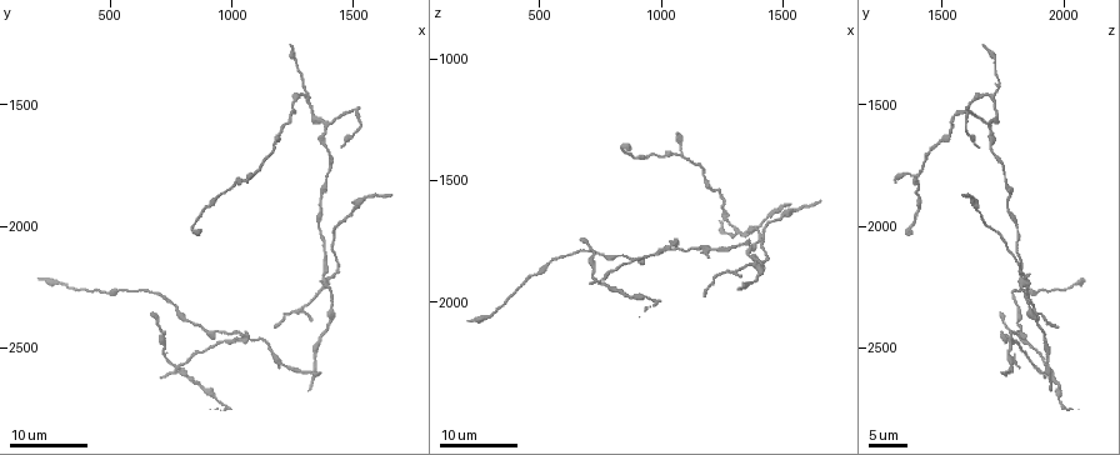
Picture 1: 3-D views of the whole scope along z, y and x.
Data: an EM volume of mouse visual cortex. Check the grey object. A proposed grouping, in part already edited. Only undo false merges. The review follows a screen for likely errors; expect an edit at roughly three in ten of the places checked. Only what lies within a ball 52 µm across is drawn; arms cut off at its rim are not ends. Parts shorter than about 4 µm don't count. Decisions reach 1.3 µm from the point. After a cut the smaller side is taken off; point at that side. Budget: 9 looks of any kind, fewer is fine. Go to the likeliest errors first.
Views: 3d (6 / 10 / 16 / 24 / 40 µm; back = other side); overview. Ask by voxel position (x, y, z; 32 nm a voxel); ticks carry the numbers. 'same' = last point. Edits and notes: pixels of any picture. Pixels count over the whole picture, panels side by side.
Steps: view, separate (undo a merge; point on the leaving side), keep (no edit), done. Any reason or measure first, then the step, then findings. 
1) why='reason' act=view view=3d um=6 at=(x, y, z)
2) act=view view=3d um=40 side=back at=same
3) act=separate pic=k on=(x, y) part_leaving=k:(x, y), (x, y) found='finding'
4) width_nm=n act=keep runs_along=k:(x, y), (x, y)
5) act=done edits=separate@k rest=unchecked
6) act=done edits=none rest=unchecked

why='looks like a crossing' act=view view=3d um=16 at=(1400, 2220, 1830)

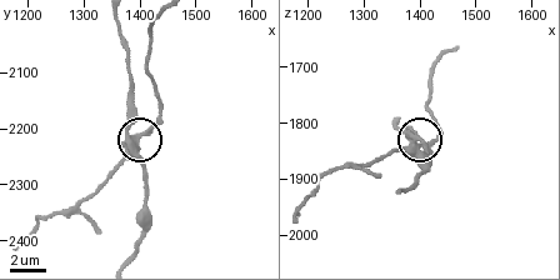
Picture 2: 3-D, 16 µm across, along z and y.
why='zoom in' act=view view=3d um=6 at=(1395, 2215, 1840)

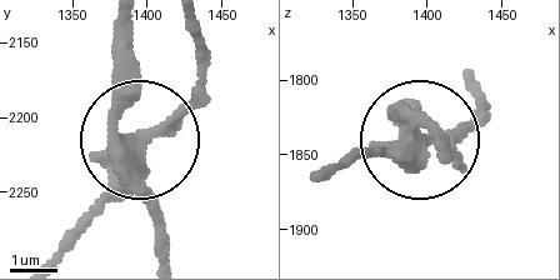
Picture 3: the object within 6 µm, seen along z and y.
act=view view=3d um=6 side=back at=(1392, 2216, 1840)

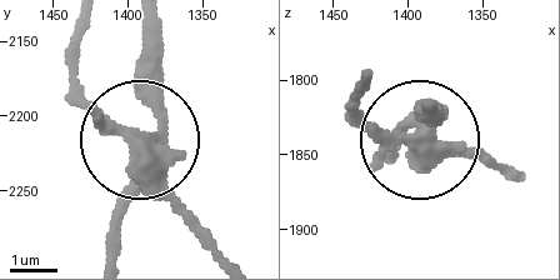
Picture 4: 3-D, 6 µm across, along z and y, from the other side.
arms=5 act=separate pic=4 on=(375, 130) part_leaving=4:(428, 134), (384, 130), (360, 110), (360, 90) found='a second neuron is stuck on'

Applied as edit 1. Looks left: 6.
why='small branch off a trunk' act=view view=3d um=24 at=(1380, 1570, 1700)

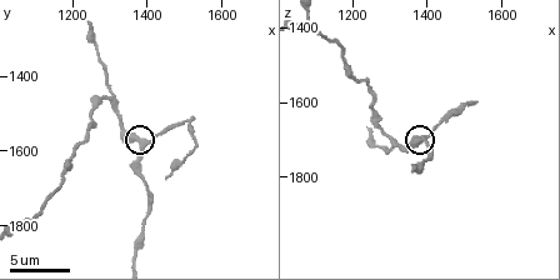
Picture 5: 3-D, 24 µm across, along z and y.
act=view view=3d um=10 at=same

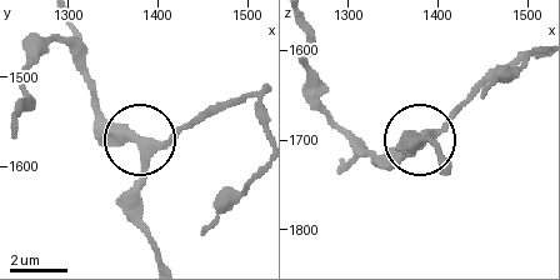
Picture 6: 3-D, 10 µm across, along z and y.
arms=3 act=keep runs_along=6:(155, 254), (143, 225), (140, 141), (171, 138), (205, 113) found='continuous, no second neuron'

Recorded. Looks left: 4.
why='sudden change in width' act=view view=3d um=24 at=(820, 2370, 1810)

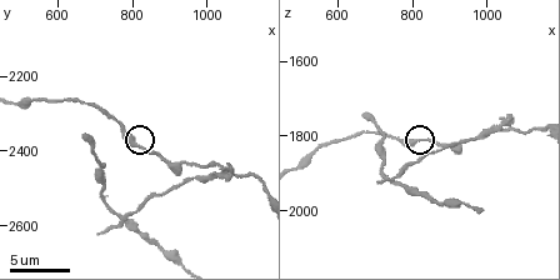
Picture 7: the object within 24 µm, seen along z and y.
why='closer look' act=view view=3d um=6 at=(810, 2390, 1820)

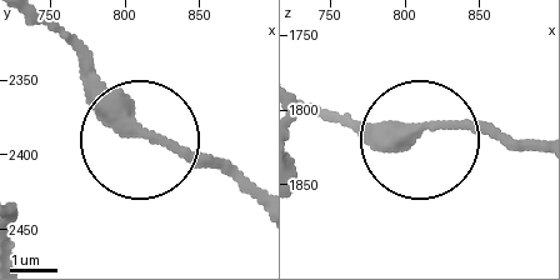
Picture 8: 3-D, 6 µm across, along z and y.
width_nm=310 act=keep found='one neuron here'

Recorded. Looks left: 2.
act=done edits=separate@4 rest=unchecked

